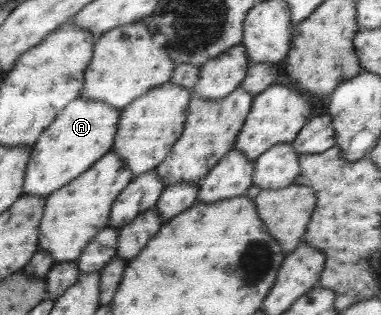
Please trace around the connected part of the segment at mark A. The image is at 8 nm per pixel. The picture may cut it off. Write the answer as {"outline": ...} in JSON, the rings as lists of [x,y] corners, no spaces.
{"outline":[[[77,97],[68,103],[33,145],[27,167],[22,195],[49,197],[81,173],[85,173],[114,146],[120,112],[103,101]]]}

